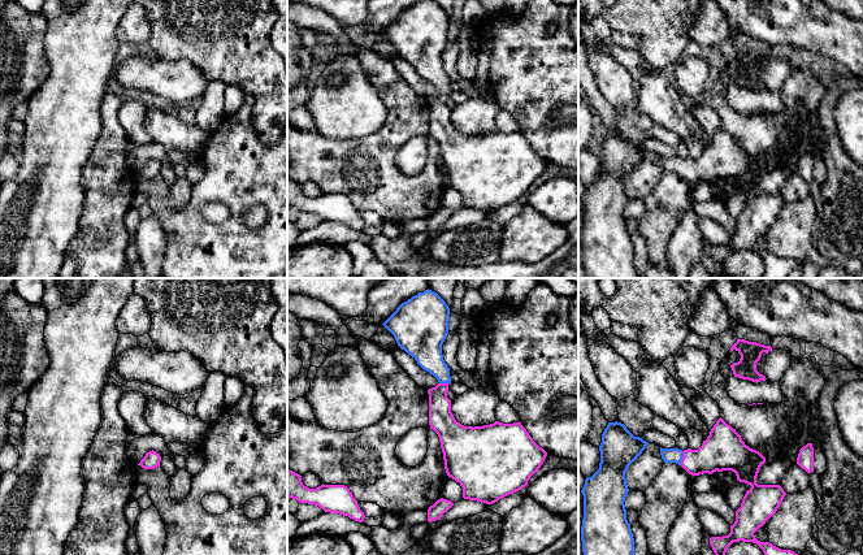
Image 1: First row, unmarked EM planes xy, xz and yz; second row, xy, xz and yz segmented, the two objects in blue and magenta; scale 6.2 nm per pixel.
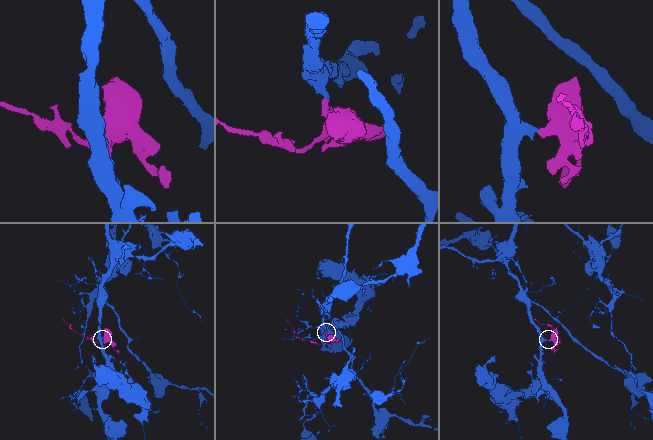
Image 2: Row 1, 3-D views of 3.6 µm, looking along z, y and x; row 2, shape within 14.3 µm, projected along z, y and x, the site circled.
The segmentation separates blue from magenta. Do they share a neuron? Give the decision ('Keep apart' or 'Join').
Join

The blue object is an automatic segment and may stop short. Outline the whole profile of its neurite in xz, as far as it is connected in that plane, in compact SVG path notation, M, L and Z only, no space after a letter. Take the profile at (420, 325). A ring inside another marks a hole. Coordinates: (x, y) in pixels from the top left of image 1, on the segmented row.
M428 289L402 303L382 325L394 335L398 346L439 382L428 390L429 425L439 437L447 476L460 484L464 499L493 504L525 487L543 464L547 452L533 441L520 421L513 424L495 421L473 428L455 420L451 400L447 398L451 383L450 368L442 355L448 321L448 305L437 292Z

